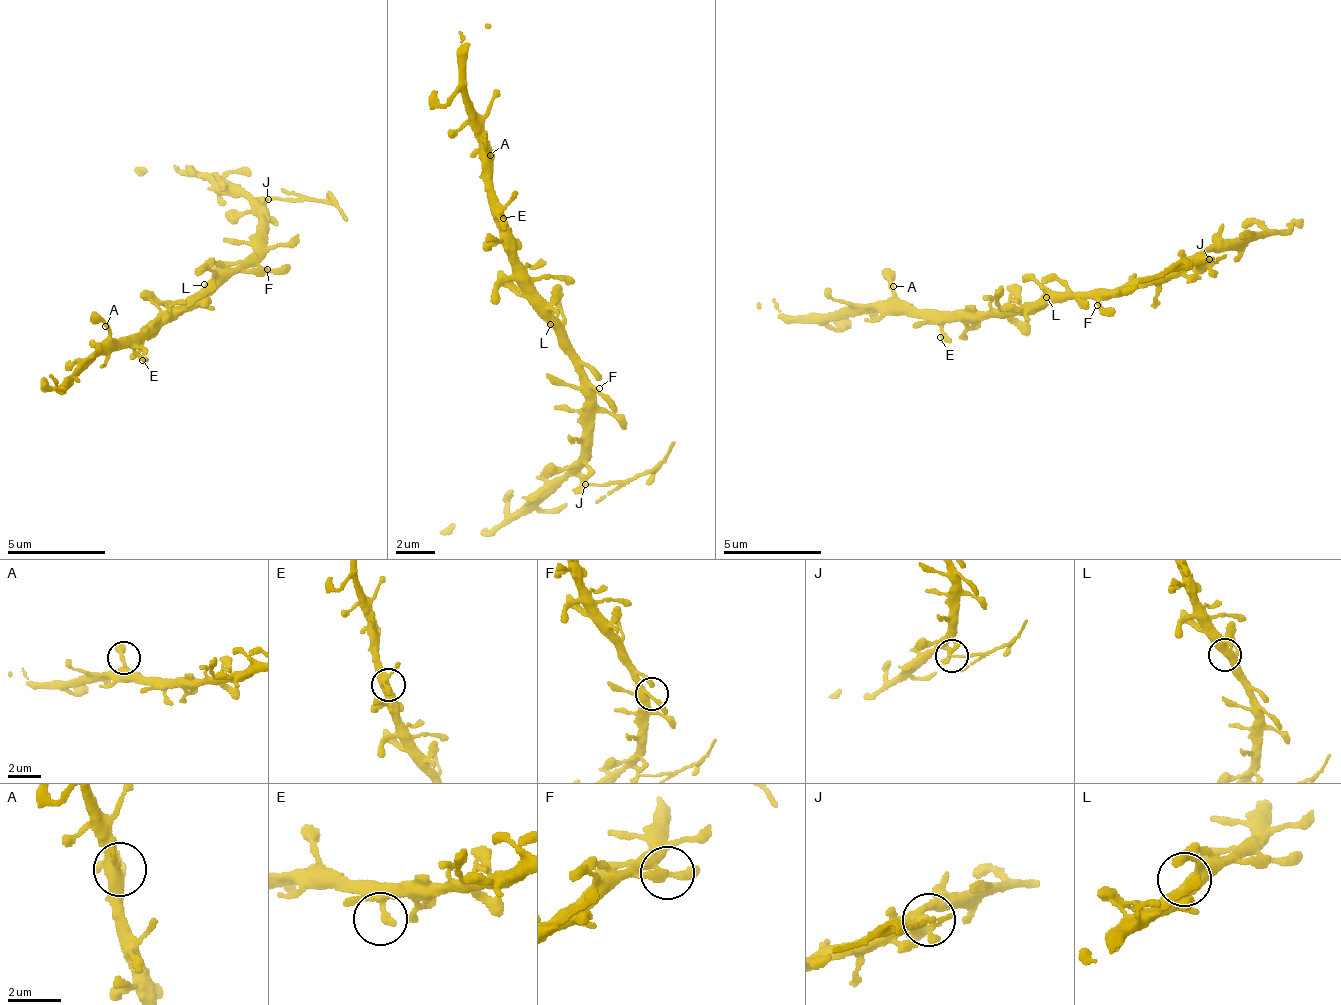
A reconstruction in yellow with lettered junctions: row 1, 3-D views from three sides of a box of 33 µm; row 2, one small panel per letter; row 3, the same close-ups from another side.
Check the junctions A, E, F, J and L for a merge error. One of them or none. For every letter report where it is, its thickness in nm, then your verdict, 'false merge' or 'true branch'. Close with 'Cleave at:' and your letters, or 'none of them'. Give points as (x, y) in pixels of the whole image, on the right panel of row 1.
A: place (893, 286); calibre 440 nm; true branch
E: place (940, 337); calibre 240 nm; true branch
F: place (1097, 305); calibre 240 nm; true branch
J: place (1209, 259); calibre 220 nm; false merge
L: place (1046, 297); calibre 400 nm; true branch
Cleave at: J

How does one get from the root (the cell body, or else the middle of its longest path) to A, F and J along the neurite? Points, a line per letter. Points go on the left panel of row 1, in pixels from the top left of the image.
A: (212, 291), (197, 305), (185, 306), (144, 333), (114, 342), (111, 330), (105, 326)
F: (212, 291), (232, 273), (244, 271), (250, 266), (267, 269)
J: (212, 291), (261, 247), (257, 241), (267, 222), (260, 210), (268, 198)

